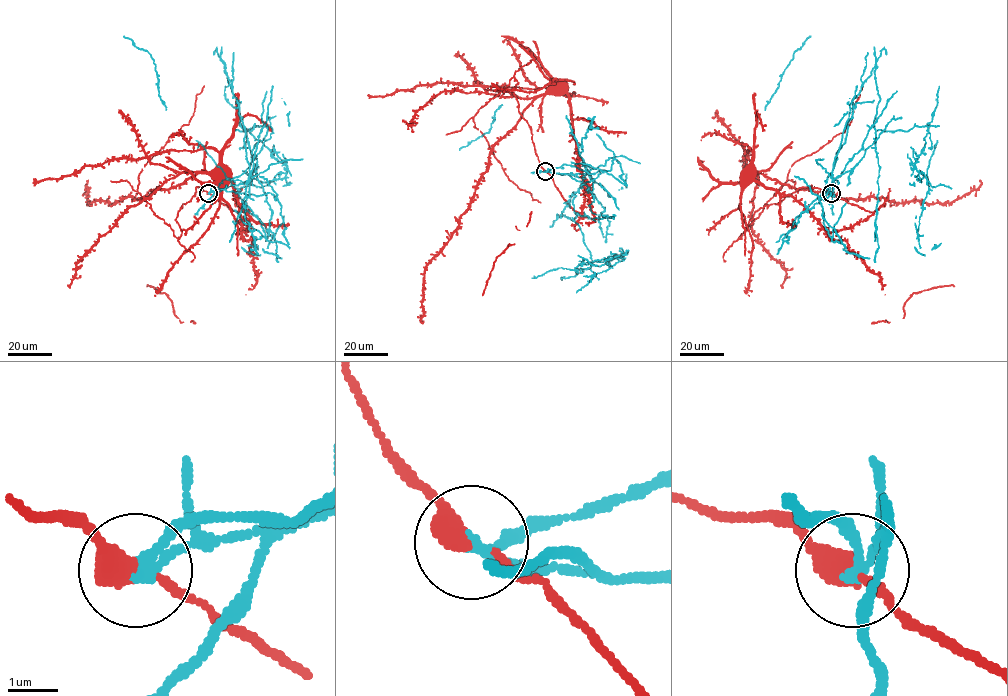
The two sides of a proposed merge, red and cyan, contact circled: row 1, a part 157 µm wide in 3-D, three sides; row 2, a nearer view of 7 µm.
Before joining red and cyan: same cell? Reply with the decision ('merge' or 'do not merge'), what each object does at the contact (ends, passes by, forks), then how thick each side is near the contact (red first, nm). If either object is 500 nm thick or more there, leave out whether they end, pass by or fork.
do not merge; red passes by; cyan passes by; calibres 380 and 190 nm

